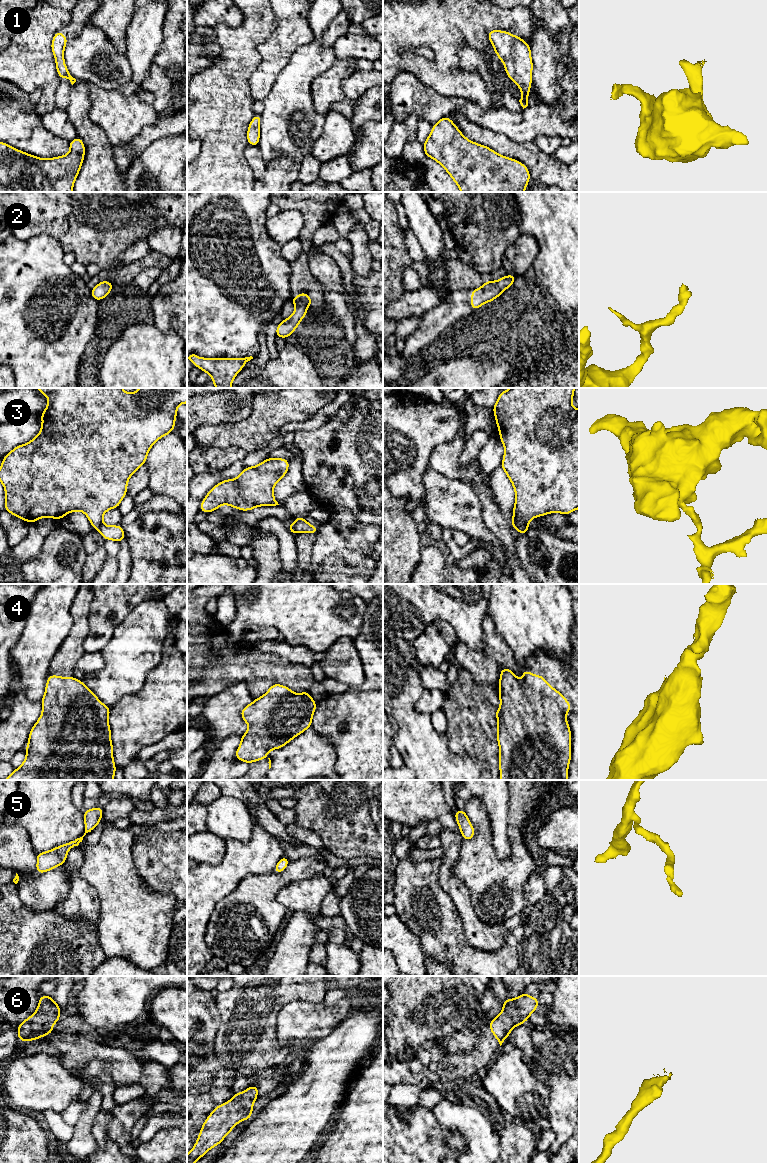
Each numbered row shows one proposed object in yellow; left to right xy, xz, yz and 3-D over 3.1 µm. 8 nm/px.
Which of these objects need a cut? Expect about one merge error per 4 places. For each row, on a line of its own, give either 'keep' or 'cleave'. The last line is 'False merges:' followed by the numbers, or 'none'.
1: keep
2: keep
3: cleave
4: keep
5: keep
6: keep
False merges: 3

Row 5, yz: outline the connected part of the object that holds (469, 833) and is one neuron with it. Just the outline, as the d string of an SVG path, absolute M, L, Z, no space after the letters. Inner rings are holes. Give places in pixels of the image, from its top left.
M458 810L453 812L458 823L460 832L462 833L463 841L471 840L475 836L475 829L470 823L465 810Z

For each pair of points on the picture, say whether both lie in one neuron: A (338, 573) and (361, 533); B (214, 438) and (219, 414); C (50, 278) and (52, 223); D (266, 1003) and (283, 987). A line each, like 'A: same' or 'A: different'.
A: different
B: different
C: different
D: same

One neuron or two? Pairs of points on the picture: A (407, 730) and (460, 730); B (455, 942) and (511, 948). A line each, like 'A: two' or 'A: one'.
A: two
B: one

